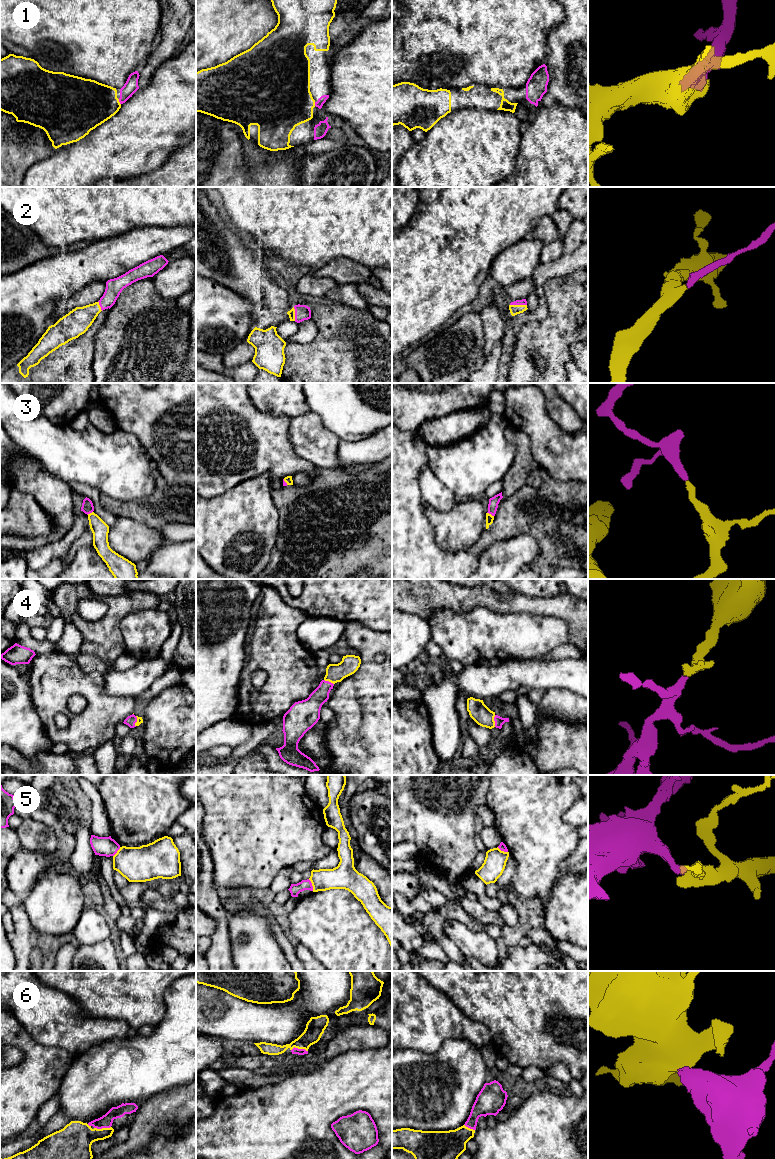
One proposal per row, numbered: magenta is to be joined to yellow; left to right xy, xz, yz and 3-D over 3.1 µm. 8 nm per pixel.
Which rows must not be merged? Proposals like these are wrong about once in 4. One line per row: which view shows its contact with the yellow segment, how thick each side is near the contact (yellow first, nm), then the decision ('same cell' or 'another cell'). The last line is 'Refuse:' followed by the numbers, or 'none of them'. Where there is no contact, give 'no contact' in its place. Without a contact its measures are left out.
1: meets yellow in xy; 380 nm thick on the yellow side, 110 nm on the other; same cell
2: meets yellow in yz; 80 nm thick on the yellow side, 50 nm on the other; same cell
3: meets yellow in yz; 60 nm thick on the yellow side, 80 nm on the other; same cell
4: meets yellow in yz; 160 nm thick on the yellow side, 80 nm on the other; same cell
5: meets yellow in xz; 190 nm thick on the yellow side, 90 nm on the other; another cell
6: meets yellow in xy; 280 nm thick on the yellow side, 100 nm on the other; same cell
Refuse: 5

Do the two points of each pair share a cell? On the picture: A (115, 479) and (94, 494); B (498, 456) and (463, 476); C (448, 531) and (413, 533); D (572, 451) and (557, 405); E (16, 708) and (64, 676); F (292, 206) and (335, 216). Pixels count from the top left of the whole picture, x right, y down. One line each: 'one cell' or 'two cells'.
A: two cells
B: one cell
C: two cells
D: two cells
E: two cells
F: one cell

